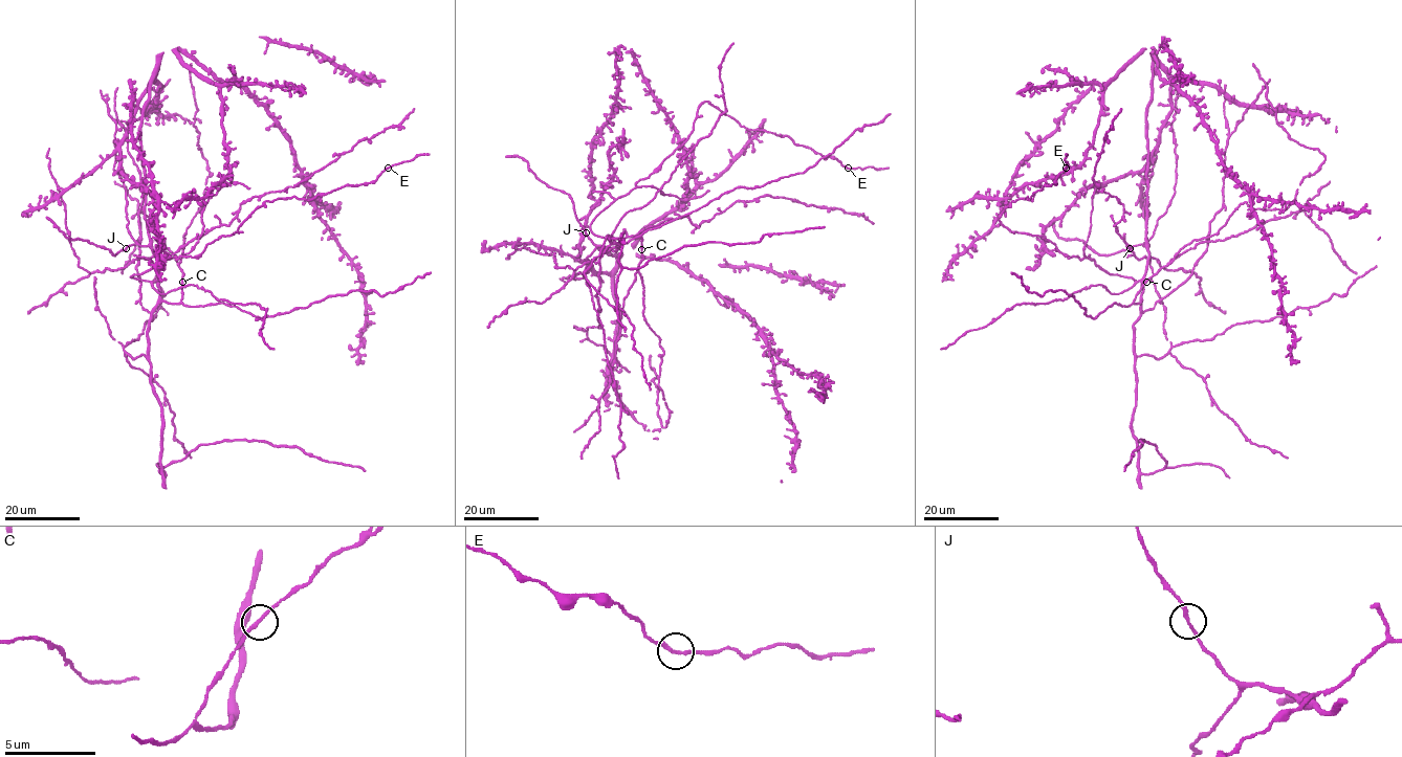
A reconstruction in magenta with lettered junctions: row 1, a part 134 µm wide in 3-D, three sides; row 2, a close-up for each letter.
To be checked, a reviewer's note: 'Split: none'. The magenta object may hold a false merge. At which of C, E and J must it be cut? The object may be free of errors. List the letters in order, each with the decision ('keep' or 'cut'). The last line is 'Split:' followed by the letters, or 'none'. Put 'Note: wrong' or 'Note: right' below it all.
C: keep
E: keep
J: keep
Split: none
Note: right

